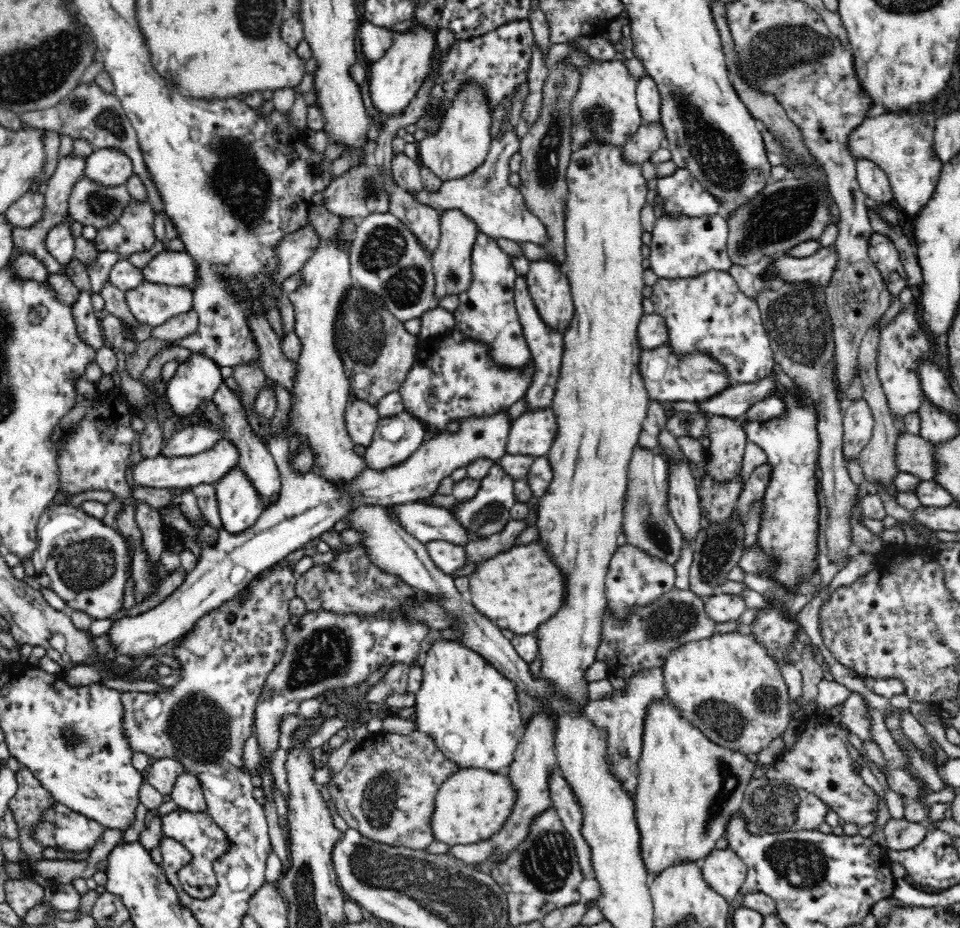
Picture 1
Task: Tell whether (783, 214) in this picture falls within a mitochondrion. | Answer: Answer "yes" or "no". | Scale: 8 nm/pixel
yes

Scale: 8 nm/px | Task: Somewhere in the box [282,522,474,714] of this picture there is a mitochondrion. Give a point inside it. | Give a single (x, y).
(327, 653)

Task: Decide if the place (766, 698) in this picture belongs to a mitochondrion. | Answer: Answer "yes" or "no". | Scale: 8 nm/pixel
yes

